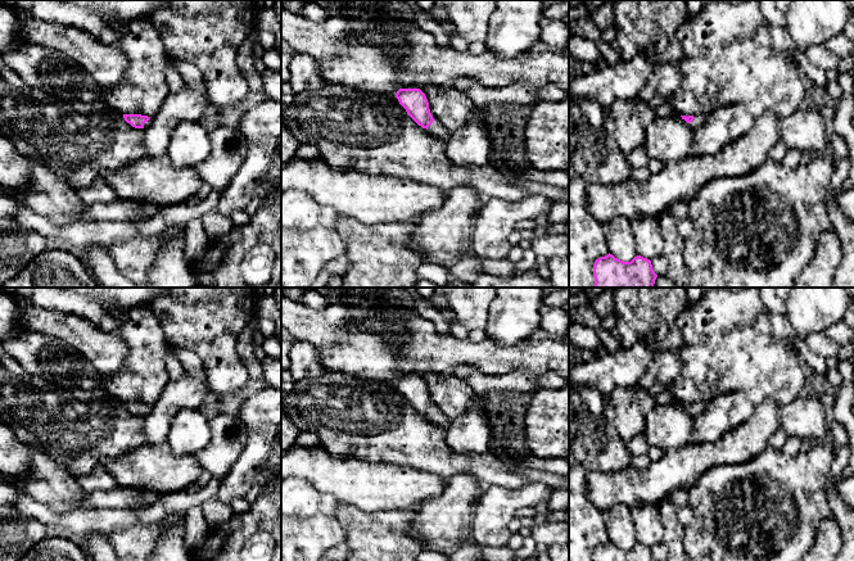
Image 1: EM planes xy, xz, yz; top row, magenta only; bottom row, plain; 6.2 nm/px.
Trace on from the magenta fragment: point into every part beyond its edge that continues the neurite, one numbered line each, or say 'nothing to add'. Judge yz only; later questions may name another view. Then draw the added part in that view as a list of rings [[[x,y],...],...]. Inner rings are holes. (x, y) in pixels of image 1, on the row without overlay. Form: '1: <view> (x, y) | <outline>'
1: yz (699, 407) | [[[699,402],[693,403],[693,408],[687,411],[692,417],[697,417],[701,412],[704,412],[705,407],[708,403],[705,402]]]

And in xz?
1: xz (437, 416) | [[[434,407],[428,415],[429,421],[437,424],[438,426],[448,430],[451,426],[451,419],[448,419],[439,408]]]

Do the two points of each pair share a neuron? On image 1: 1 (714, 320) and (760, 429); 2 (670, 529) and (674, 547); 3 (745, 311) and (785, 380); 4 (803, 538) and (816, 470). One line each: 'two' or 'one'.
1: two
2: one
3: one
4: one

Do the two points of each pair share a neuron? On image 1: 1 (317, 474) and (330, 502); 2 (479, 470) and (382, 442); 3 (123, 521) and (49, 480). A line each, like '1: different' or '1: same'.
1: different
2: same
3: different

